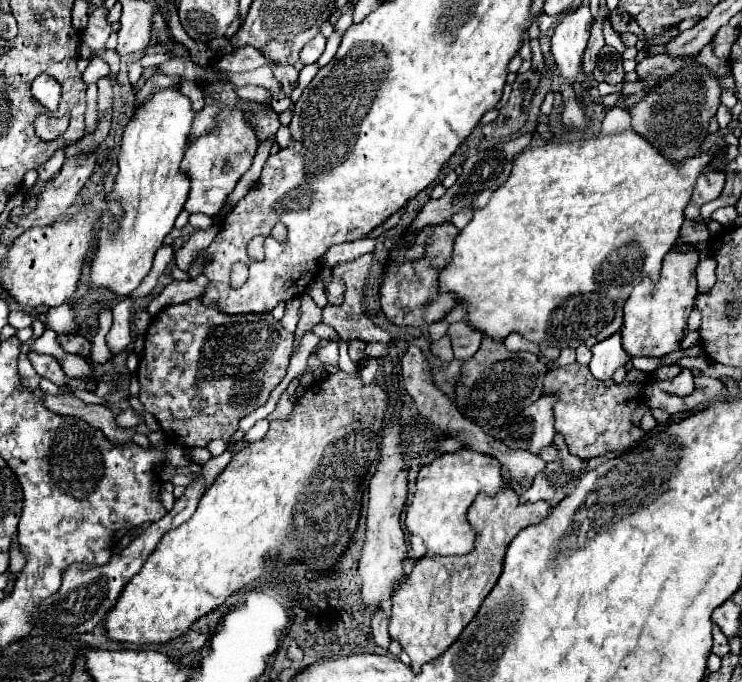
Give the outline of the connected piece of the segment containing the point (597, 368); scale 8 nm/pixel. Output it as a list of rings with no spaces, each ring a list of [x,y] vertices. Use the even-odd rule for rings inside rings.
[[[616,333],[612,339],[604,339],[604,343],[596,343],[592,347],[592,361],[588,367],[598,381],[608,381],[612,379],[614,371],[624,367],[628,361],[630,357],[620,345],[620,333]]]

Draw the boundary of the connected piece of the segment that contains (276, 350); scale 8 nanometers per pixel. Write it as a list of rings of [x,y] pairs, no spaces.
[[[194,297],[186,303],[170,305],[152,317],[144,337],[144,351],[138,361],[138,399],[144,405],[144,411],[158,419],[170,445],[190,449],[206,447],[212,439],[228,441],[238,429],[238,421],[264,405],[270,391],[284,379],[292,349],[294,335],[284,335],[282,323],[270,313],[226,315],[220,311],[218,303],[206,305],[200,297]]]

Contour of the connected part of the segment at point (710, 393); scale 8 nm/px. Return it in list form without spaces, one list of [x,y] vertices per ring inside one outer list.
[[[698,375],[698,377],[694,377],[694,391],[683,400],[692,410],[701,403],[708,403],[708,401],[714,401],[720,397],[726,397],[726,387],[722,385],[722,381]]]

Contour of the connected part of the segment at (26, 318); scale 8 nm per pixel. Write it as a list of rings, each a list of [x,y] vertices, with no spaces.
[[[16,309],[16,311],[10,311],[10,317],[8,317],[8,323],[16,329],[20,327],[28,327],[32,325],[32,317],[28,311],[22,311],[22,309]]]

